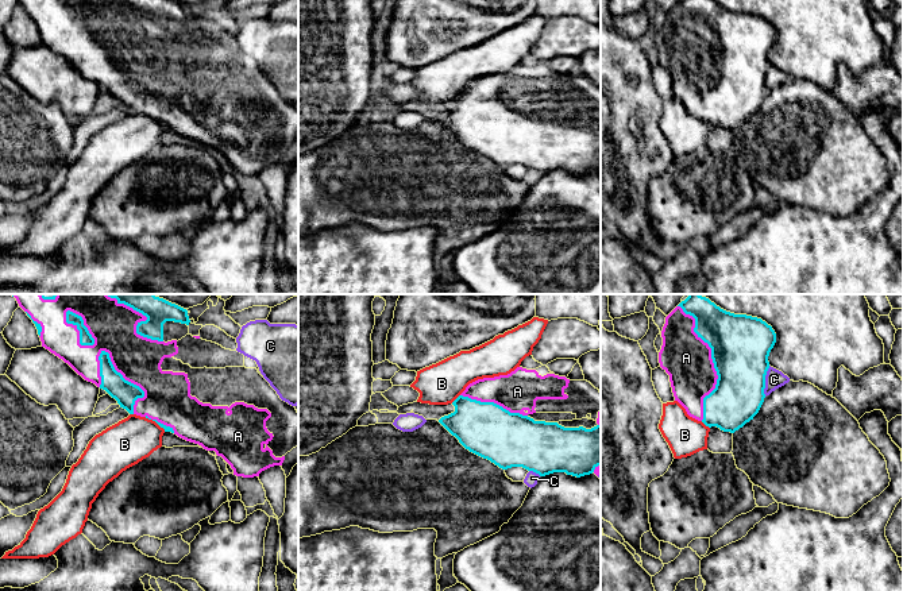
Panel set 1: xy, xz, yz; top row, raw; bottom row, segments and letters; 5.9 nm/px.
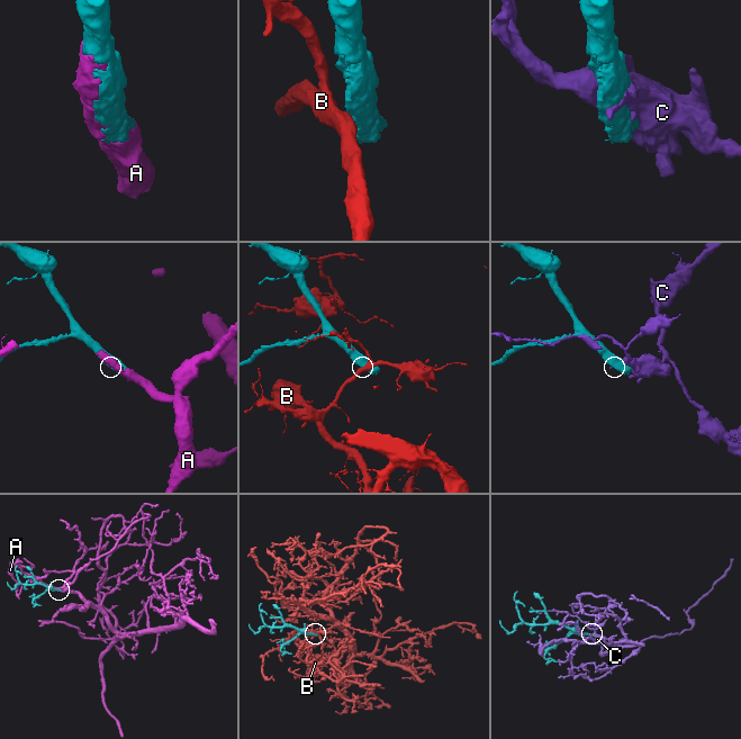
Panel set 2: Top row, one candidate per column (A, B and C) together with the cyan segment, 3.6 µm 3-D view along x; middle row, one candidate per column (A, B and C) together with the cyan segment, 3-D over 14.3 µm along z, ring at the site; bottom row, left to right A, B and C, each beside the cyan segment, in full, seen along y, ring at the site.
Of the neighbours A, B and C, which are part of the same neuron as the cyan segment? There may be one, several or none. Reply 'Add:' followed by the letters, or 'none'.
Add: A

